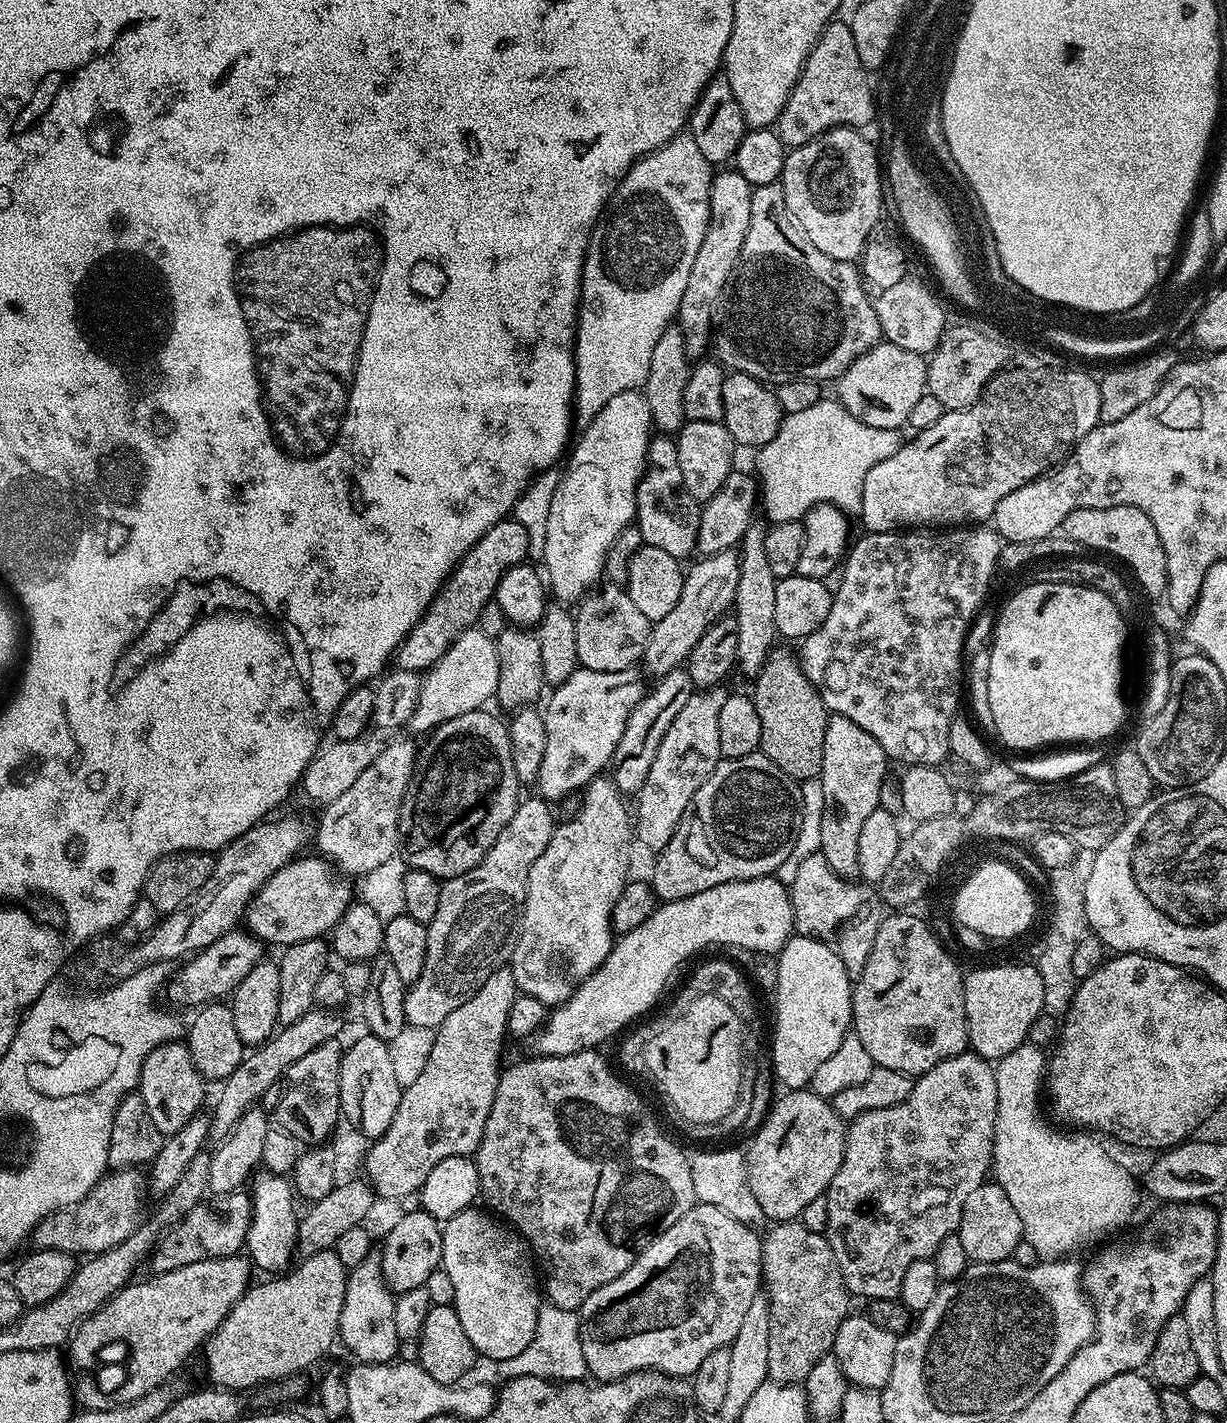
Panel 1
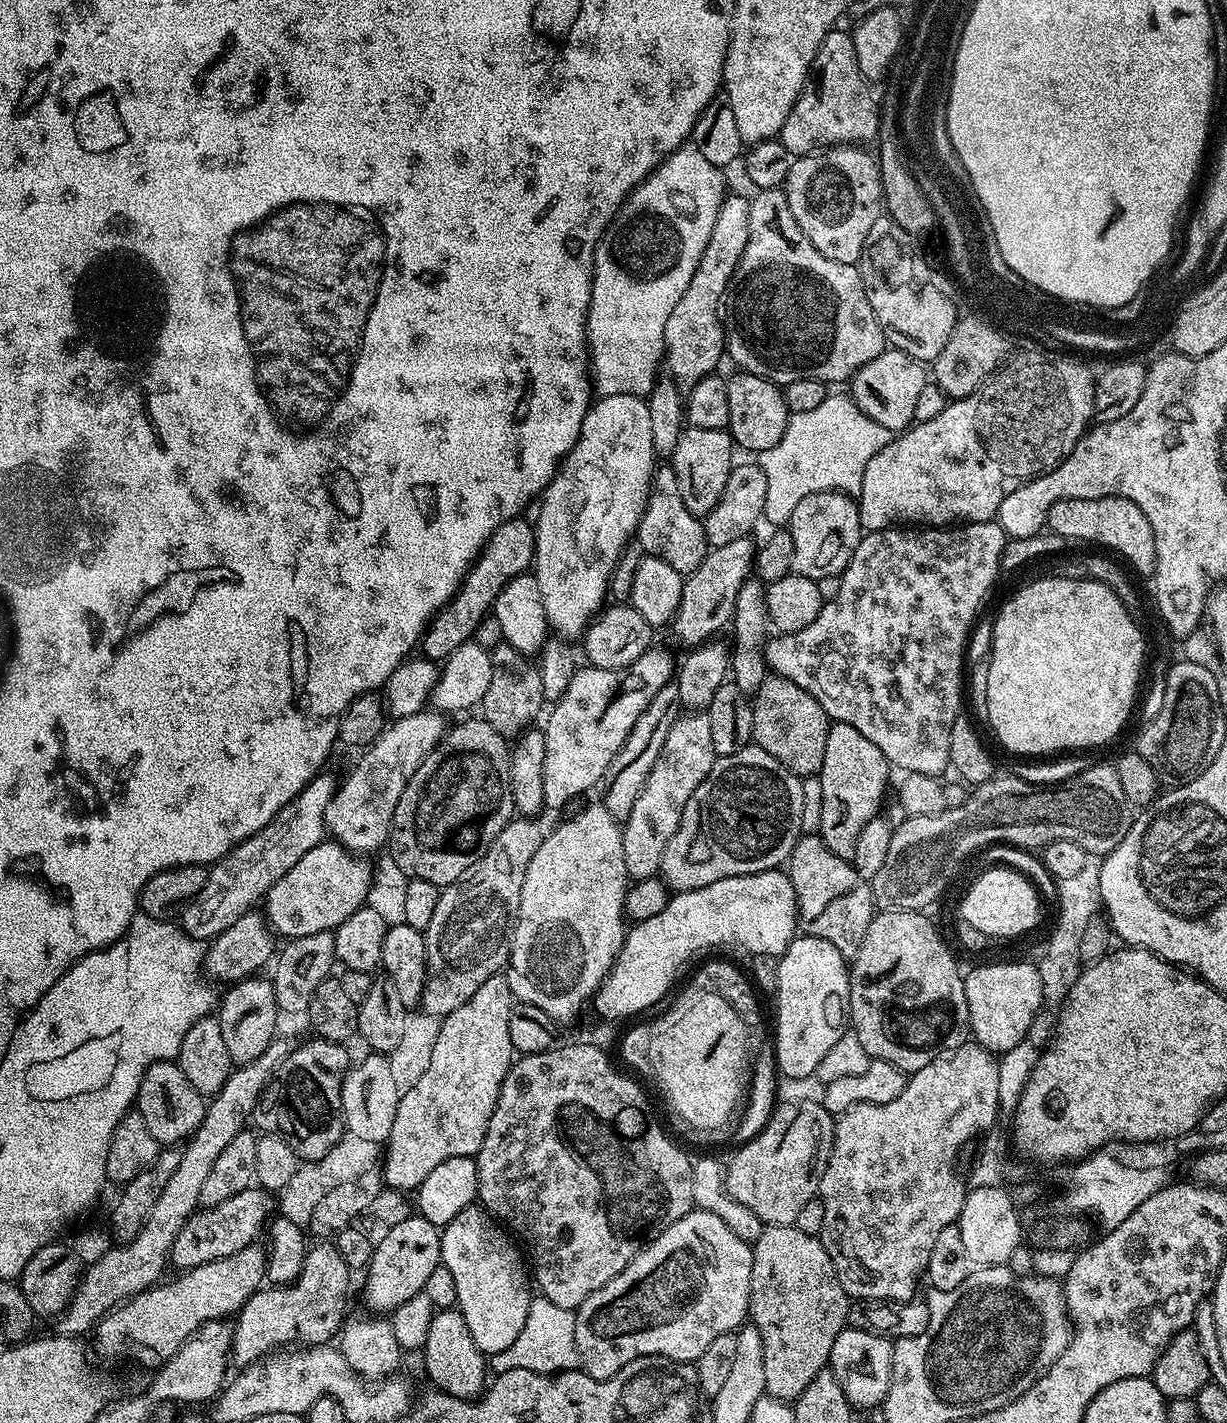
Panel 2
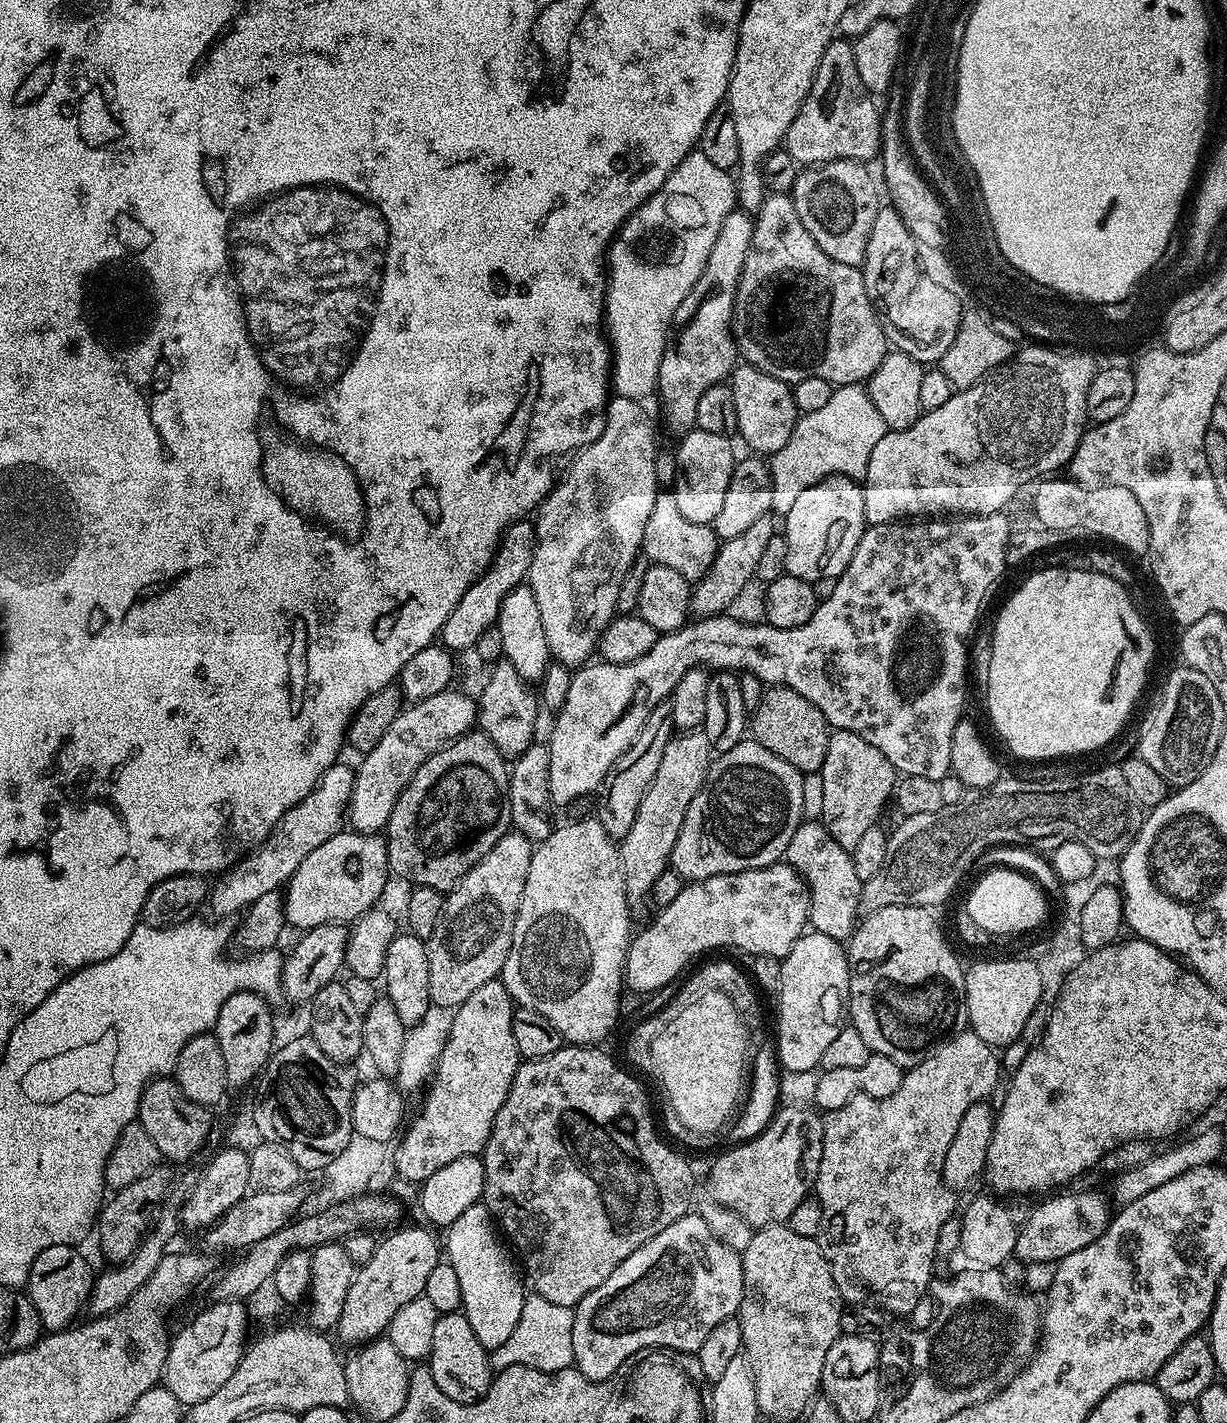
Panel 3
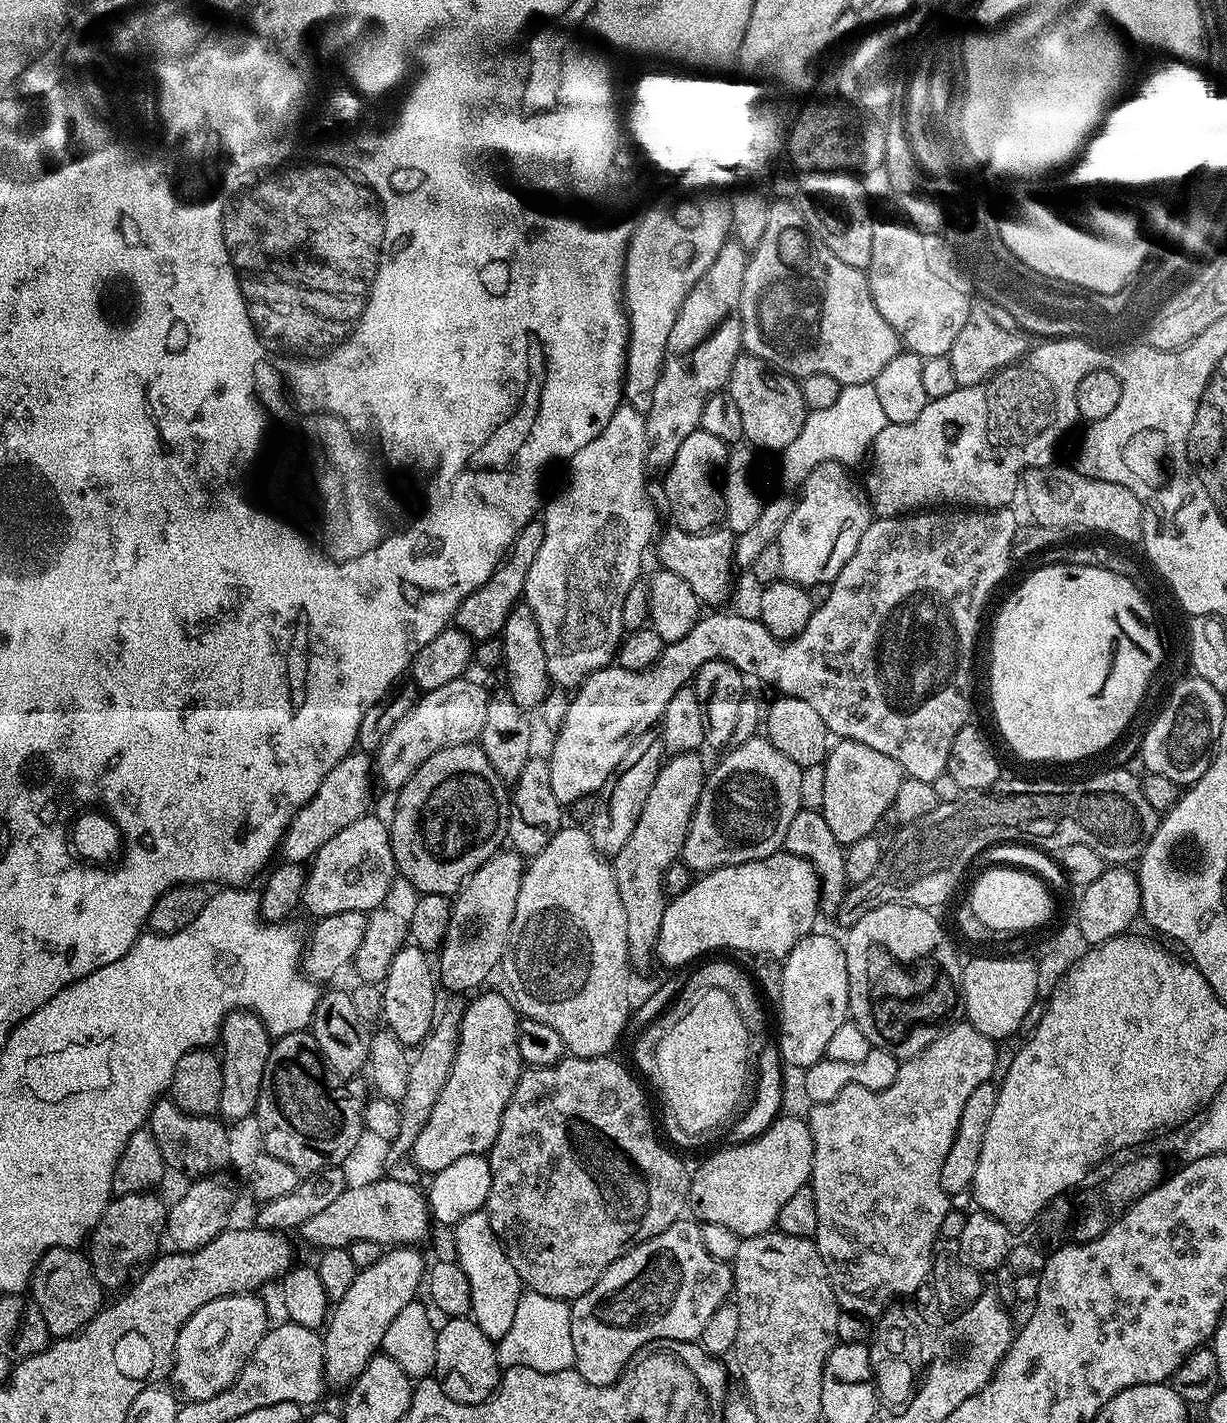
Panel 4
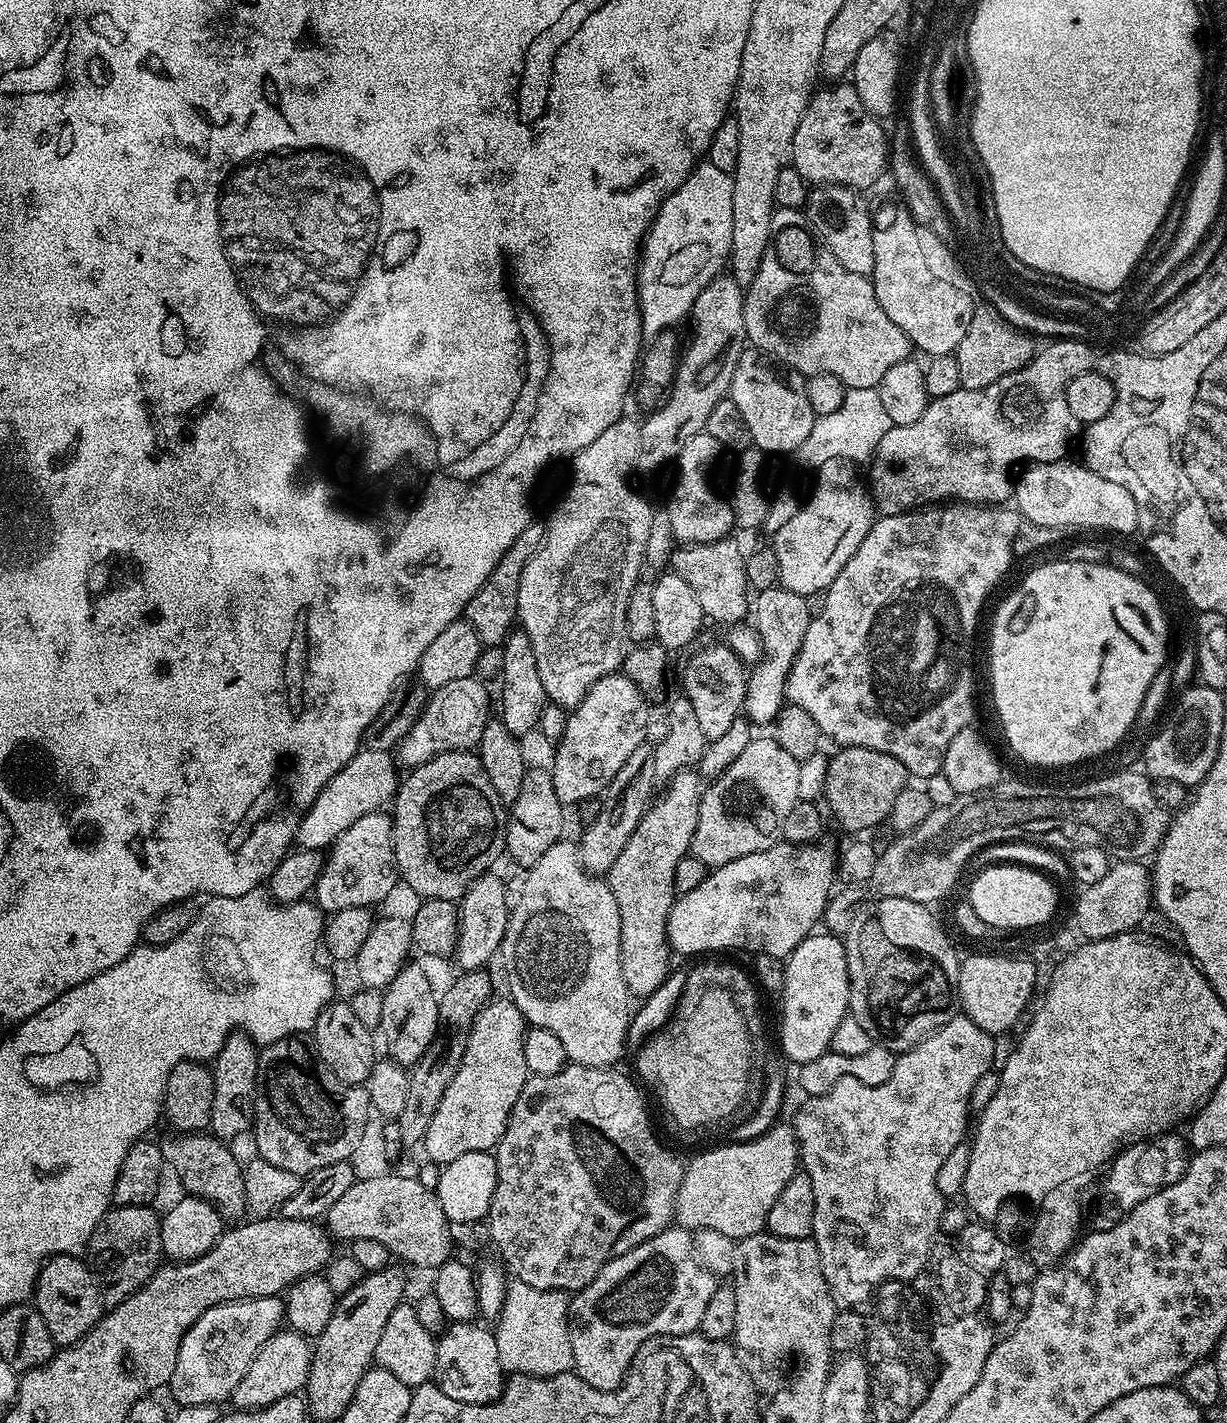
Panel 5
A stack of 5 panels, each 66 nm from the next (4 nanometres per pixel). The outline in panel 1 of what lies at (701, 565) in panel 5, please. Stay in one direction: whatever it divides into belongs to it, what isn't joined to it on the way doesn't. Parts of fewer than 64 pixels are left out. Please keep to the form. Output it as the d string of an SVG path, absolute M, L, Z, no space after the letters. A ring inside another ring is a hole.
M656 434L648 441L648 458L644 476L636 491L636 518L634 523L640 528L644 543L658 546L658 550L666 550L675 560L687 561L688 555L696 552L698 538L698 522L700 521L701 505L684 488L682 470L678 466L678 446L675 439L668 434Z

